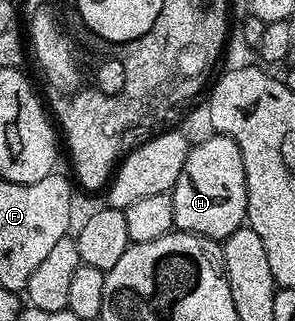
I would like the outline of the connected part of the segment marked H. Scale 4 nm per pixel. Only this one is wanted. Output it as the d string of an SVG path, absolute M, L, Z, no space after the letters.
M208 134L205 140L200 140L191 145L188 150L188 157L182 166L182 174L178 174L178 182L172 187L170 193L172 197L172 205L174 206L173 225L179 231L193 232L199 236L208 236L212 240L219 240L223 242L230 234L234 234L234 230L245 227L246 217L248 215L248 191L246 190L246 170L242 166L242 154L238 150L238 146L228 136L221 136L219 134Z

